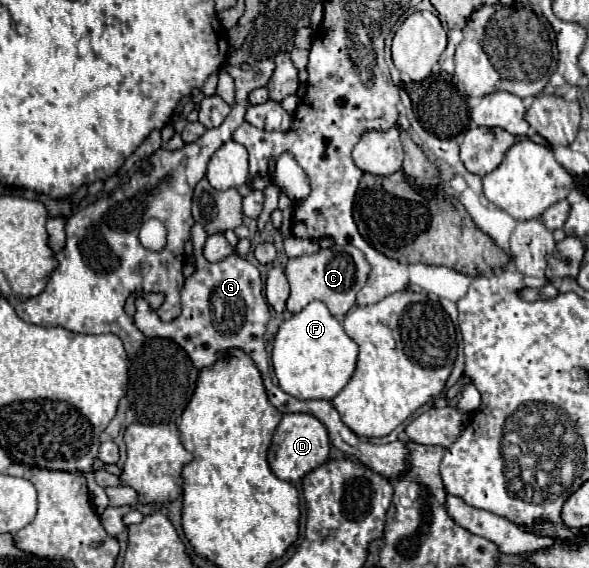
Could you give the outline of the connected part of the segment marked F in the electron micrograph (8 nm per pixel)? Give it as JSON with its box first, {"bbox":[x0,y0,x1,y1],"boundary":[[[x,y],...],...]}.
{"bbox":[271,301,357,401],"boundary":[[[311,301],[279,325],[271,353],[279,387],[297,399],[331,401],[351,379],[357,363],[357,343],[321,301]]]}

